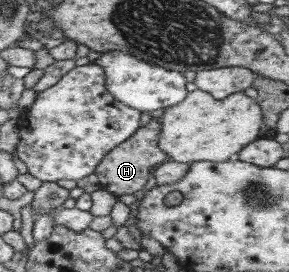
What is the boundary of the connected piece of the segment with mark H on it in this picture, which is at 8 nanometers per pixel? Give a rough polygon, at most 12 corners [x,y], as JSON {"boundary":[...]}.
{"boundary":[[161,121],[141,125],[95,170],[116,197],[142,190],[169,160]]}

